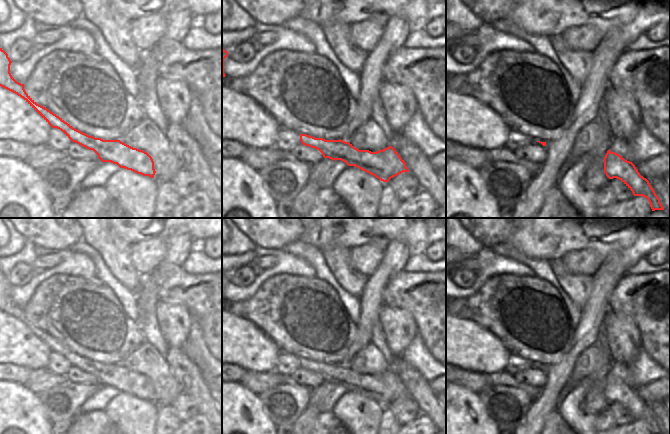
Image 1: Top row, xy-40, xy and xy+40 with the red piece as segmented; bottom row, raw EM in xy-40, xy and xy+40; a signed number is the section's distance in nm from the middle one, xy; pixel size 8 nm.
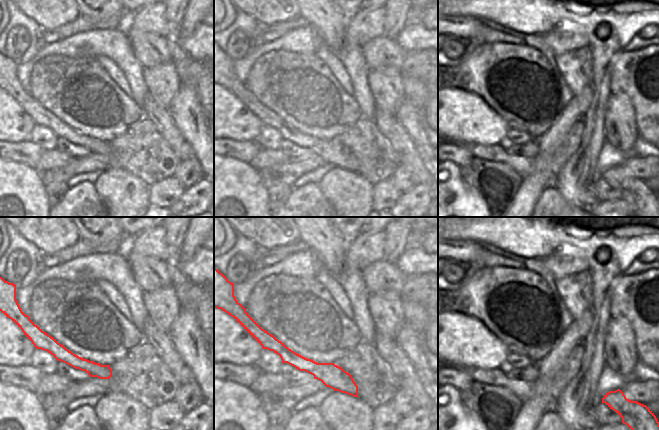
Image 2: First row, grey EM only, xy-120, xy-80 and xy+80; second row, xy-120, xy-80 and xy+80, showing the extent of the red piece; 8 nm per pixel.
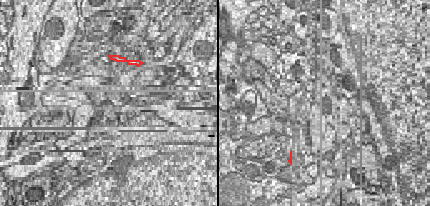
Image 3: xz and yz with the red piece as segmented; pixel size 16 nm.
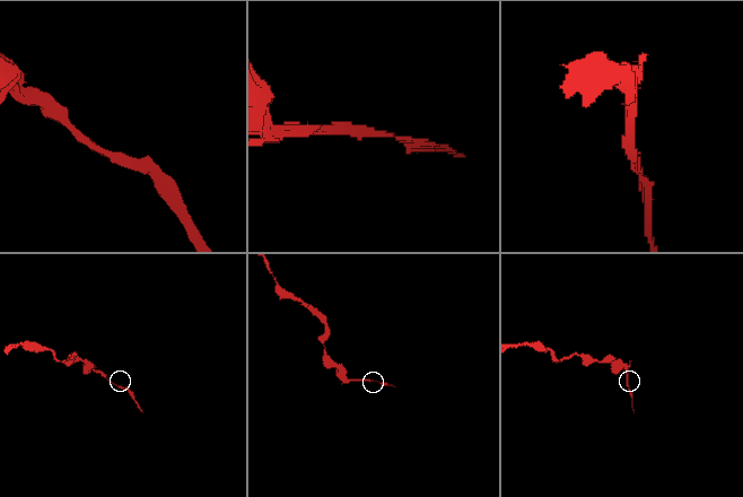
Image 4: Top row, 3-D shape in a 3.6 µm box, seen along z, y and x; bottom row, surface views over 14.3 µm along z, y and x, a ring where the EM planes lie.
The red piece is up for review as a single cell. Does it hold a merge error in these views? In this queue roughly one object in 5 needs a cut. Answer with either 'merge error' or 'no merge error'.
no merge error

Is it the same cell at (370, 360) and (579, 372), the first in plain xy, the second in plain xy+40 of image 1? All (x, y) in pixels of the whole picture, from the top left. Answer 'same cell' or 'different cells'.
same cell

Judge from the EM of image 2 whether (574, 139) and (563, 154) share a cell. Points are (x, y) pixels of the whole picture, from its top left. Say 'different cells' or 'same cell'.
same cell

